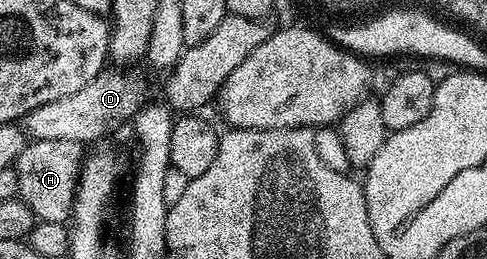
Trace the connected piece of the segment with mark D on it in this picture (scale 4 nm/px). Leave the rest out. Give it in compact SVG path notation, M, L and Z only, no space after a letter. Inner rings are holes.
M114 70L118 72L110 71L102 71L92 82L88 82L83 89L78 90L75 94L68 94L65 98L58 98L53 102L38 106L36 110L32 110L28 115L22 117L20 124L27 137L40 141L67 139L81 144L88 144L88 142L100 139L107 130L116 128L125 121L126 123L131 121L147 99L146 86L143 80L136 74L122 74L120 72L123 71L120 70Z

